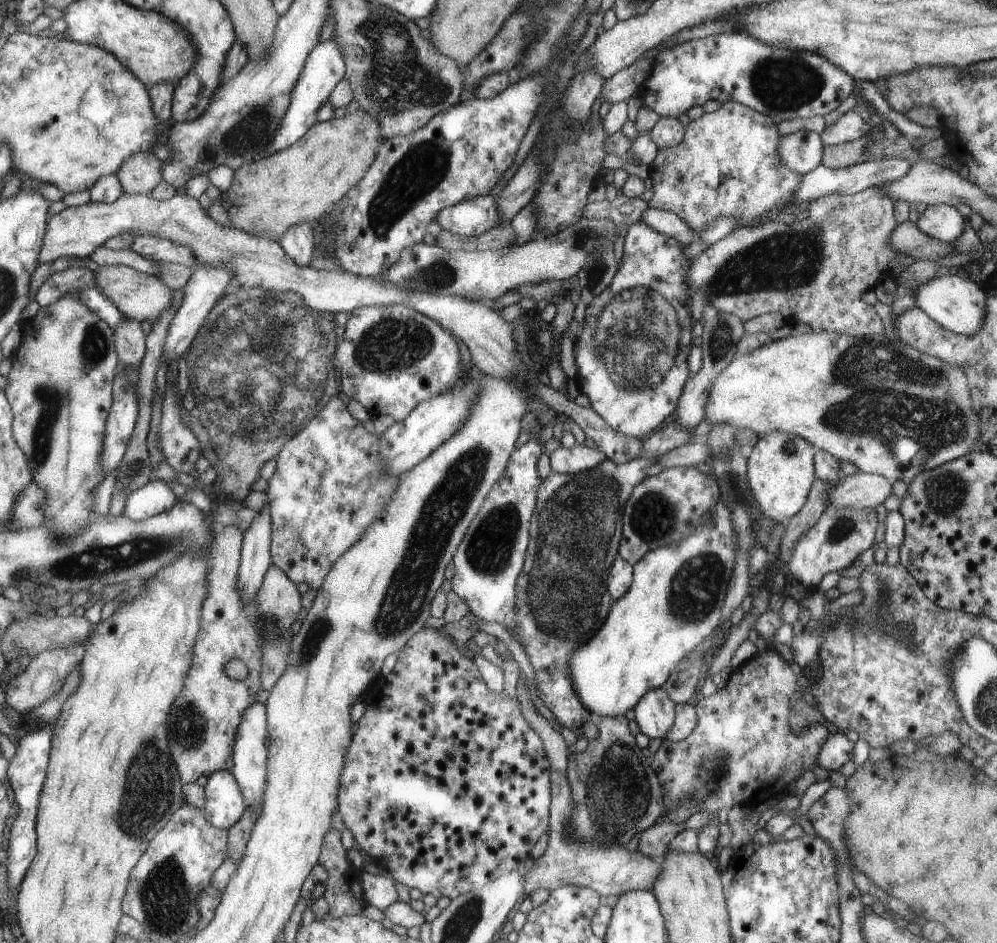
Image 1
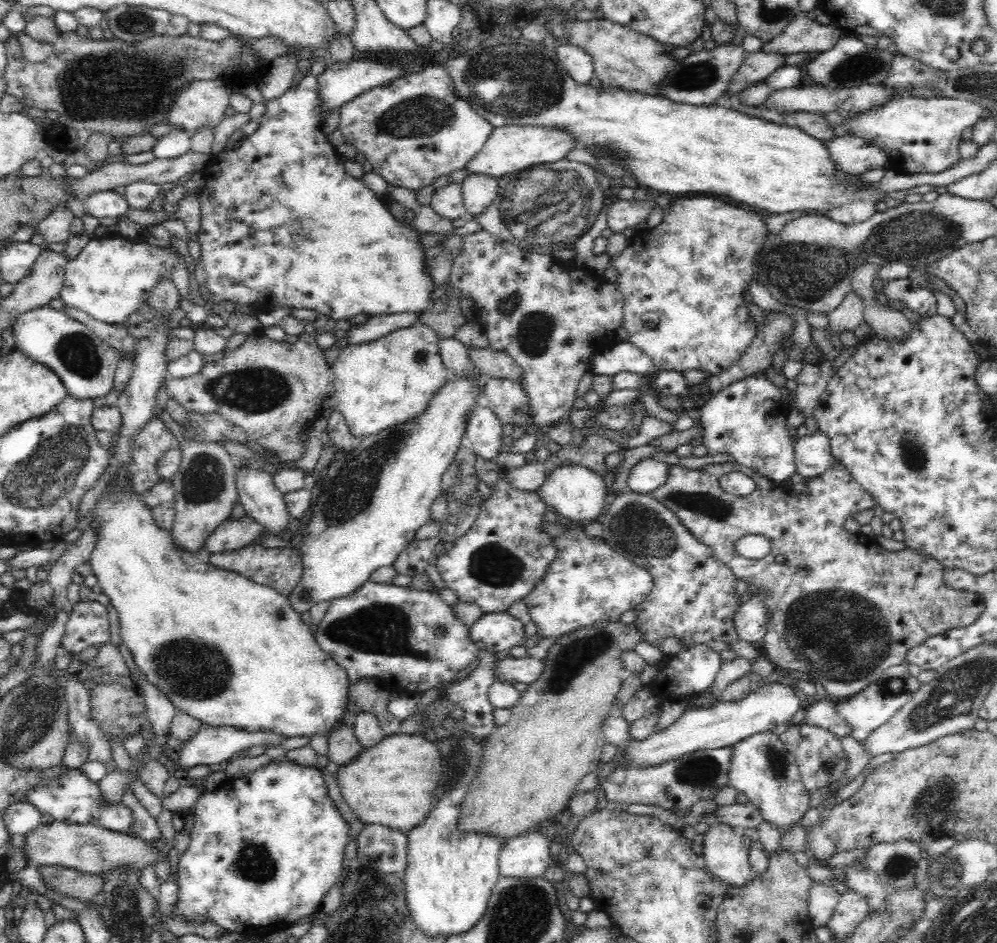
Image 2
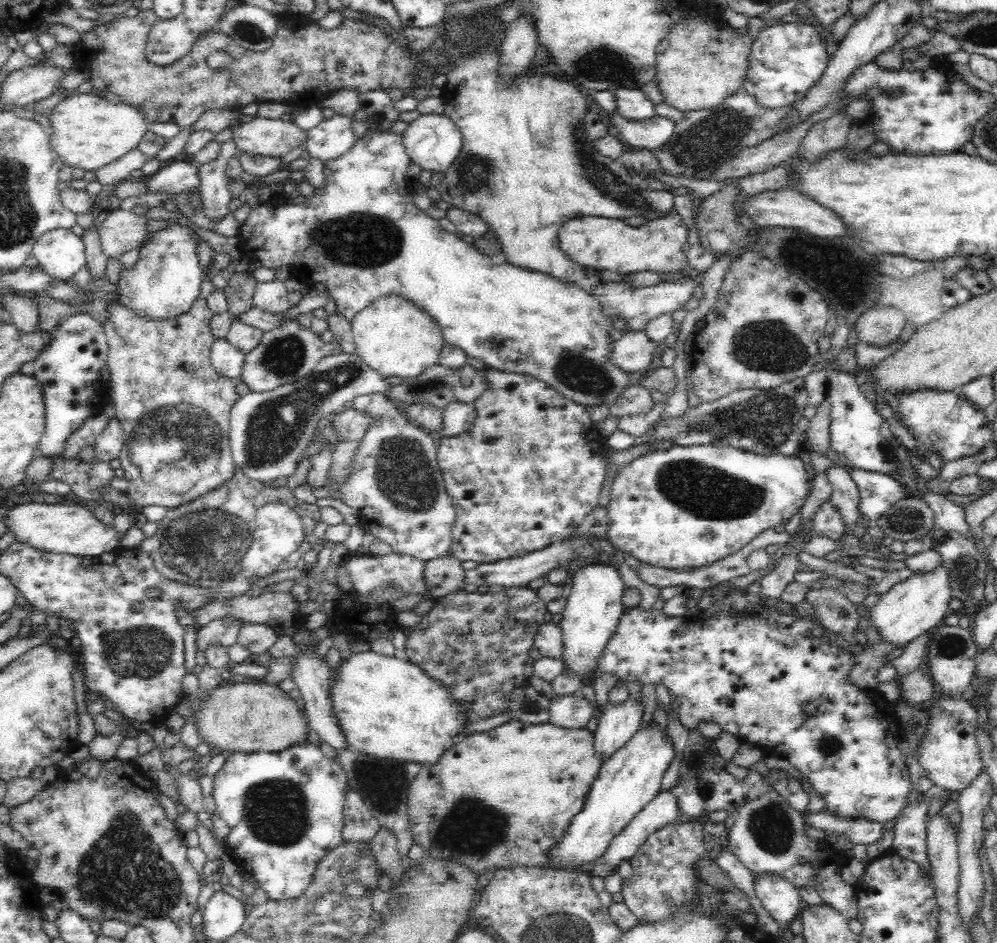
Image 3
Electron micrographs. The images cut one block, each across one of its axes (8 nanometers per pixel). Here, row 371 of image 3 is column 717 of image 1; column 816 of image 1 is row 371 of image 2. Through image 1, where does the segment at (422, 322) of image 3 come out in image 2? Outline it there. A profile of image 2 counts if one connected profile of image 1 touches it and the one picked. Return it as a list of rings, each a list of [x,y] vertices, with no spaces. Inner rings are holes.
[[[419,322],[406,328],[394,329],[390,334],[370,342],[348,344],[331,367],[334,395],[338,402],[337,410],[343,414],[350,434],[361,439],[421,415],[442,388],[442,384],[446,384],[446,380],[450,378],[450,373],[444,367],[444,360],[440,354],[438,335],[430,327]]]

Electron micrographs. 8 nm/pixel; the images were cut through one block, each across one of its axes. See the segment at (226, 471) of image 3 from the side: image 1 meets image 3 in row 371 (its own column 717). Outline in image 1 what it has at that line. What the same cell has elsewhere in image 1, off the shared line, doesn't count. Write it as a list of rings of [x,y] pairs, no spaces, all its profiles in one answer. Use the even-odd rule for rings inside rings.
[[[735,101],[721,103],[714,112],[703,113],[690,121],[677,146],[657,149],[655,158],[647,165],[648,177],[652,180],[651,208],[674,212],[689,228],[703,230],[713,218],[735,218],[741,226],[755,224],[757,218],[779,210],[797,194],[802,175],[785,168],[777,156],[779,131],[772,118],[751,110]]]

